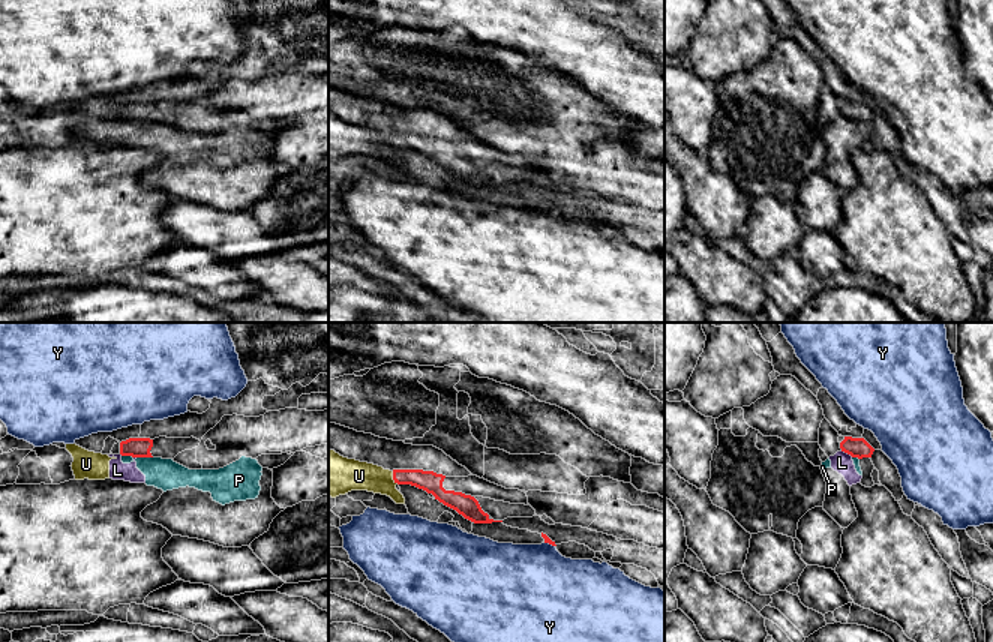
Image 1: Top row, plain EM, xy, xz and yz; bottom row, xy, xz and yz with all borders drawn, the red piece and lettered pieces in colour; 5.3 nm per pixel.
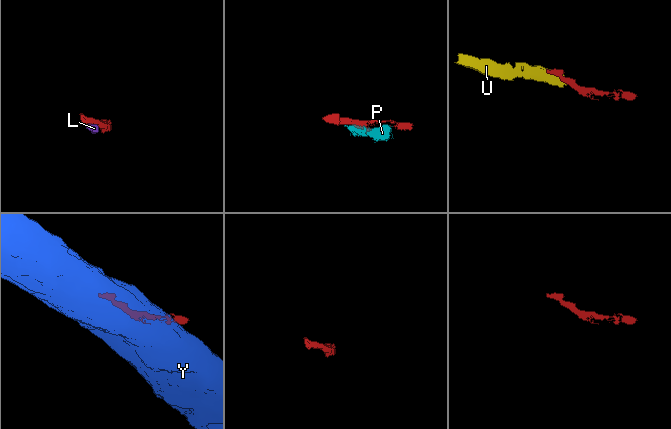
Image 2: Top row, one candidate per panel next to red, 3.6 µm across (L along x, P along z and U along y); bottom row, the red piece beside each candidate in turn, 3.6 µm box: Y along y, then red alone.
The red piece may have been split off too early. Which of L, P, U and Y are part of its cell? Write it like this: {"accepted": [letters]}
{"accepted": []}

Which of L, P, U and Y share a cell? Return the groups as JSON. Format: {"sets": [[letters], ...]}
{"sets": [["L", "P", "U"], ["Y"]]}

